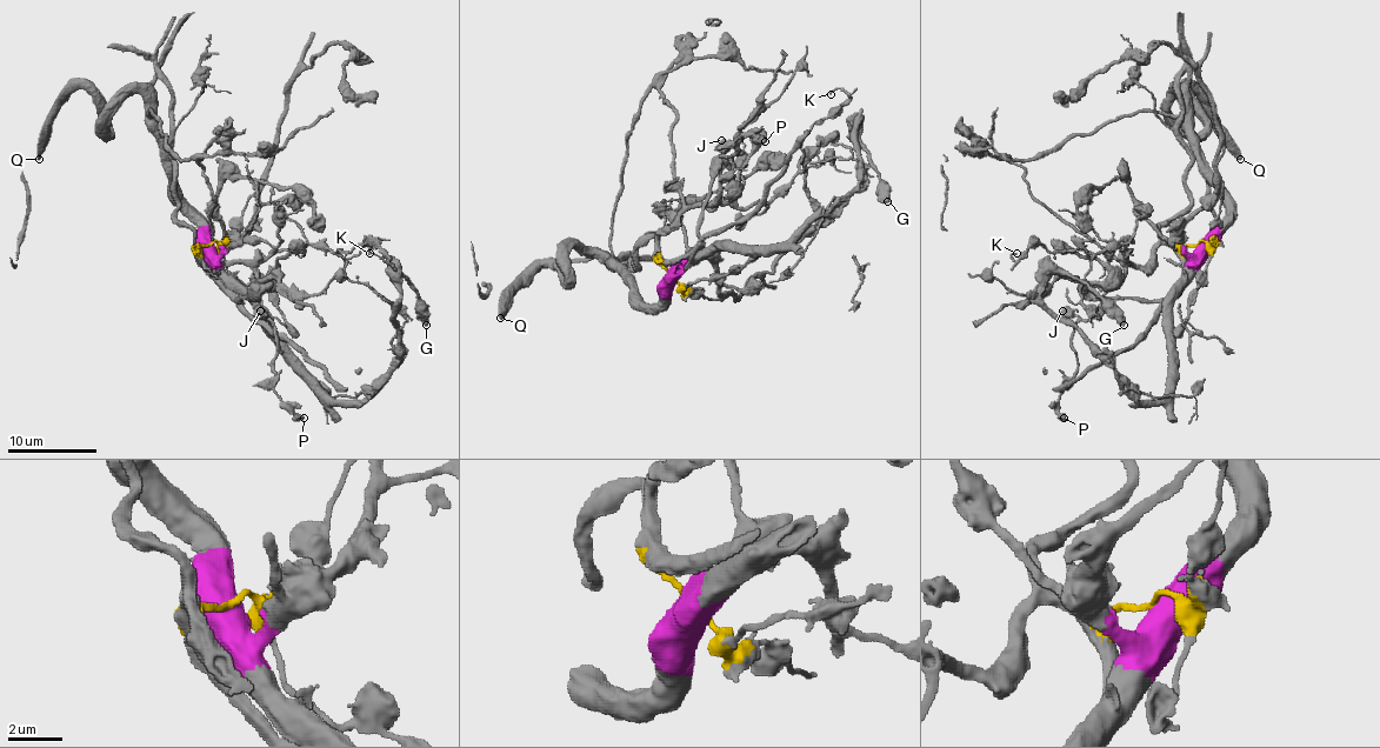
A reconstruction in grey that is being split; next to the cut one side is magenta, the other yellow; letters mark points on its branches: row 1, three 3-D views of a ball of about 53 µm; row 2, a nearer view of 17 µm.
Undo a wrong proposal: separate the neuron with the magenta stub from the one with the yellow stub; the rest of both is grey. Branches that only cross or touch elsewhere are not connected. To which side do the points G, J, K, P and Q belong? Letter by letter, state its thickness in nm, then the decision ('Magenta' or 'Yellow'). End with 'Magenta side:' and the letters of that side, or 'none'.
G: Thickness 500 nm. Magenta
J: Thickness 650 nm. Yellow
K: Thickness 120 nm. Yellow
P: Thickness 460 nm. Yellow
Q: Thickness 320 nm. Magenta
Magenta side: G, Q

